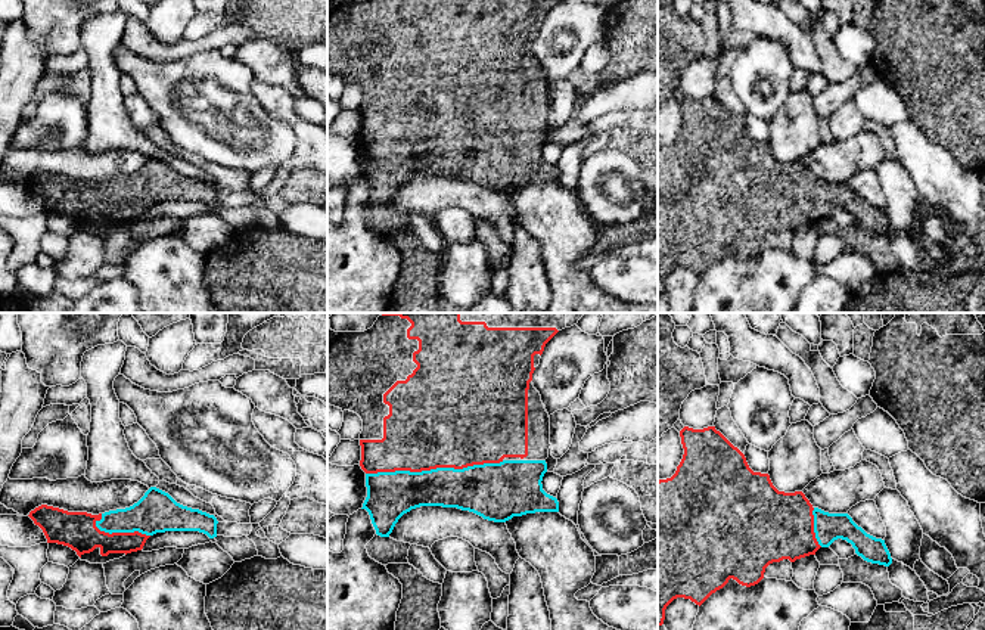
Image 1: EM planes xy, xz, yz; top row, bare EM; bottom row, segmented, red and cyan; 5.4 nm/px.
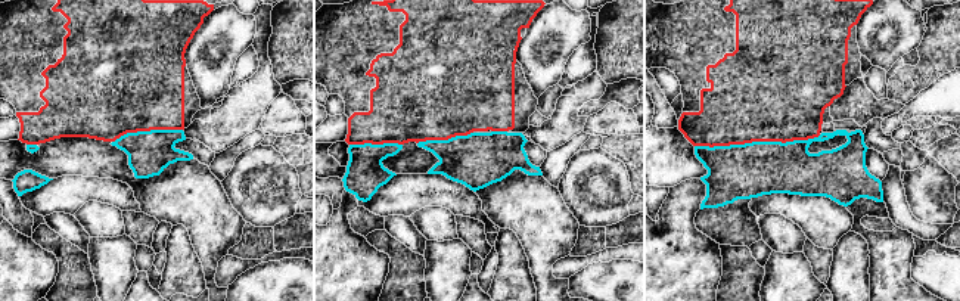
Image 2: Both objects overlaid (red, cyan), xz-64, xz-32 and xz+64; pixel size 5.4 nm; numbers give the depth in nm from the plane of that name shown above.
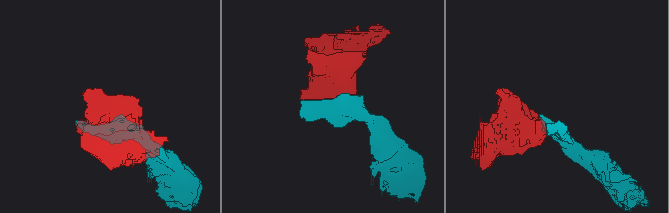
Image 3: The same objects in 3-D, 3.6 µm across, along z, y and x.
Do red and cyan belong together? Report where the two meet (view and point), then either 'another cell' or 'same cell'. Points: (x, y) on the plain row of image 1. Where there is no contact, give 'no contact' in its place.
xz (434, 137) | same cell

